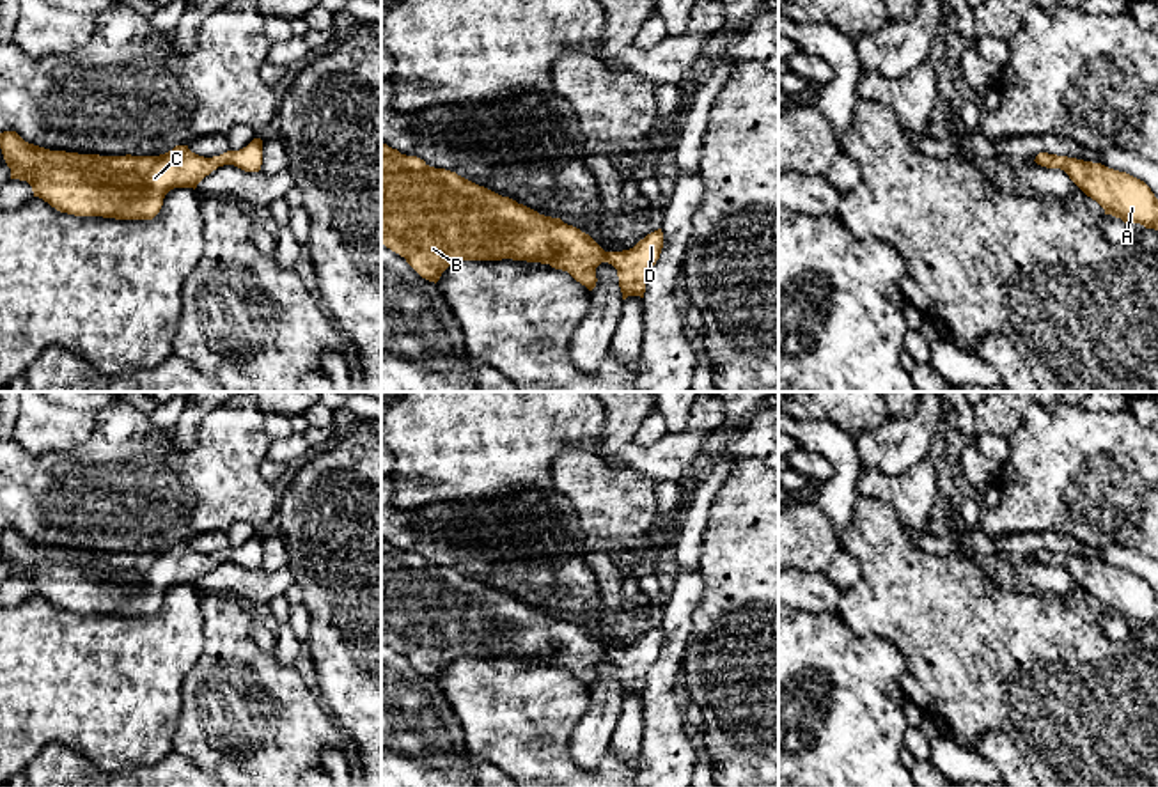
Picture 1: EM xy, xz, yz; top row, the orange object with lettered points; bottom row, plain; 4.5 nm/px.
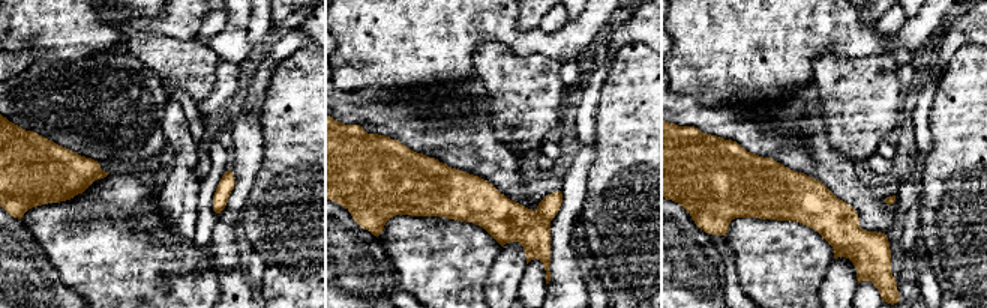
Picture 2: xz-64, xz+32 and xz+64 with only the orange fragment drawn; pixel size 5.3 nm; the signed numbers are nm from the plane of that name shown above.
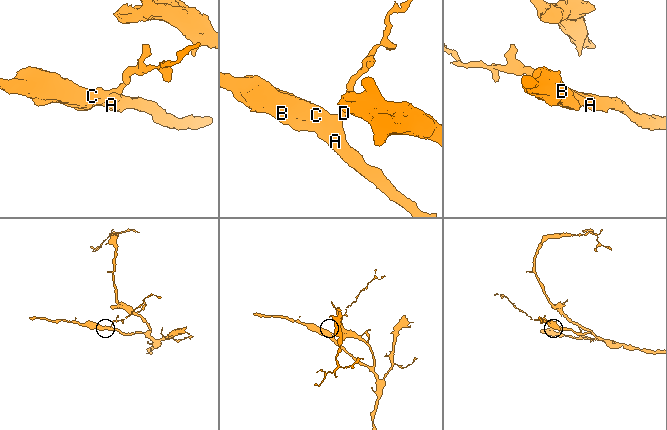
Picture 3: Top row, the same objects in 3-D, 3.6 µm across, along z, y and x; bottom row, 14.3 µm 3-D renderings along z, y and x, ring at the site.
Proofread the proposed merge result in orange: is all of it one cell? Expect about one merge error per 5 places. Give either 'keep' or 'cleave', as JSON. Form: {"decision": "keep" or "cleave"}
{"decision": "keep"}

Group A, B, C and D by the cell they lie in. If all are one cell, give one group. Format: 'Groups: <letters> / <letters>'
Groups: A B C D

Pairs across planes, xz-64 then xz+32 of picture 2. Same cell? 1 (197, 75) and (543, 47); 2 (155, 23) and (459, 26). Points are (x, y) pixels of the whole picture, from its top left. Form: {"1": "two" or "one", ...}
{"1": "two", "2": "two"}

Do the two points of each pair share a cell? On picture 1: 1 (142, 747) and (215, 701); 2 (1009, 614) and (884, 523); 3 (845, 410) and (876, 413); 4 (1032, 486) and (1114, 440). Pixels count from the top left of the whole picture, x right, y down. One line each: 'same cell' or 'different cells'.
1: different cells
2: same cell
3: same cell
4: same cell

